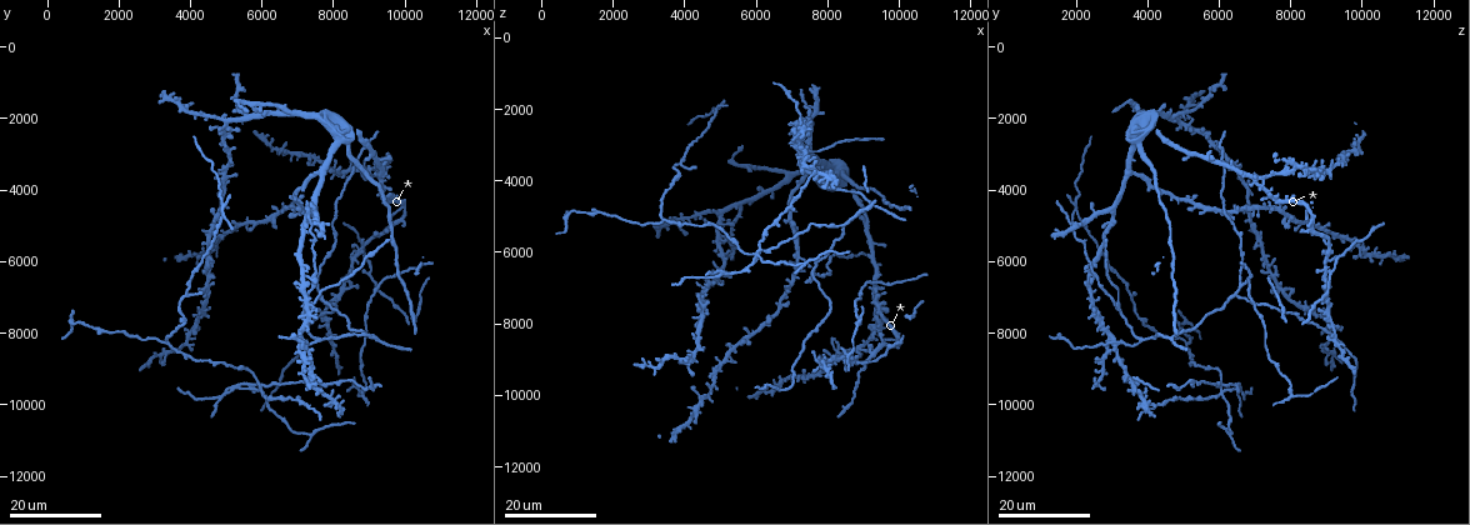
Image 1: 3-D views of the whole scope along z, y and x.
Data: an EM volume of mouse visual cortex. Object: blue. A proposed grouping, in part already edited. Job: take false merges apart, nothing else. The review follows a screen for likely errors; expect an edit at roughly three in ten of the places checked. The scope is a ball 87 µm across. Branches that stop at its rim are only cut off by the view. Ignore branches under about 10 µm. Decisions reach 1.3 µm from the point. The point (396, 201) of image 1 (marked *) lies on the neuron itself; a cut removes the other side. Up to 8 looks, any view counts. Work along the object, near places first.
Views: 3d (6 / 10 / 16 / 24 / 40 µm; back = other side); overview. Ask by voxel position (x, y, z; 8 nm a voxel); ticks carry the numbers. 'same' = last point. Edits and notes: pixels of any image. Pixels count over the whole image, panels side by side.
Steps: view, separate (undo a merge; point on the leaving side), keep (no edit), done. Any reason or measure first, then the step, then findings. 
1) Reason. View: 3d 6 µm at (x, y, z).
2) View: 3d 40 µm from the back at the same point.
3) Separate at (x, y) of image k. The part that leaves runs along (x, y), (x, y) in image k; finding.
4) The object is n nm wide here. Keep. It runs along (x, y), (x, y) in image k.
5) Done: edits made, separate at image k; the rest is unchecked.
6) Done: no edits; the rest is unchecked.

View: 3d 24 µm at (8900, 5800, 9300).

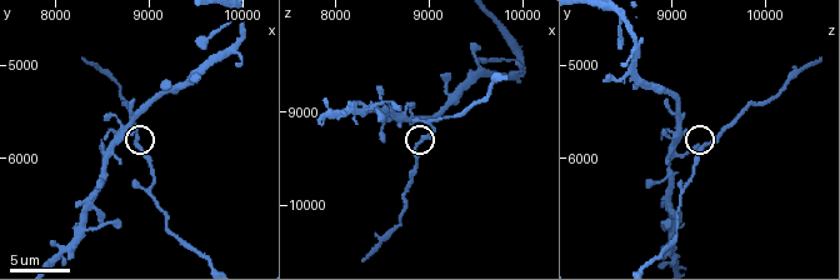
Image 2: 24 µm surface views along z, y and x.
View: 3d 10 µm at (8850, 5850, 9350).

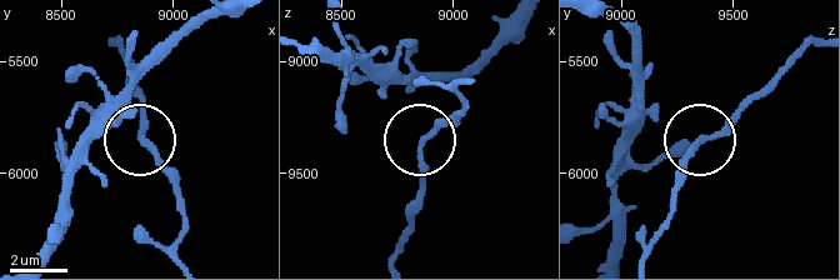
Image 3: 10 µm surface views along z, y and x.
The side arm is 14 µm long. Keep. All the same neuron.

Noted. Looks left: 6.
A fork. View: 3d 24 µm at (3400, 8300, 5100).

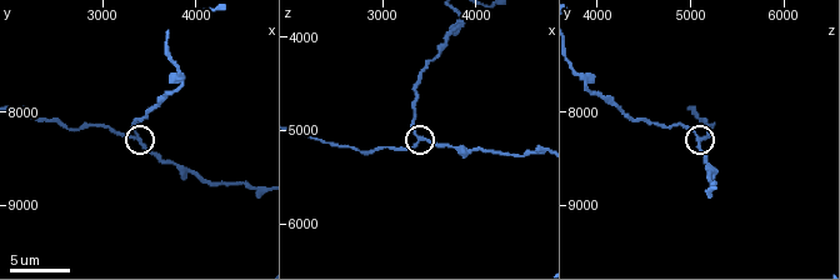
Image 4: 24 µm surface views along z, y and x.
View: 3d 10 µm at (3400, 8300, 5050).

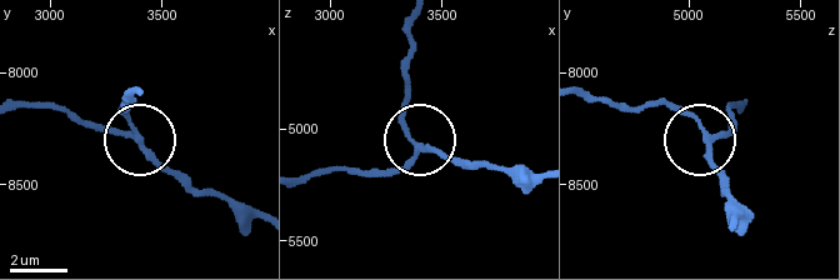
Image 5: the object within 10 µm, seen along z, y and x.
The side arm is 33 µm long. Keep. It runs along (533, 174), (460, 166), (425, 150), (363, 174) in image 5; all the same neuron.

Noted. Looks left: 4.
Narrows sharply. View: 3d 24 µm at (4900, 4400, 1900).

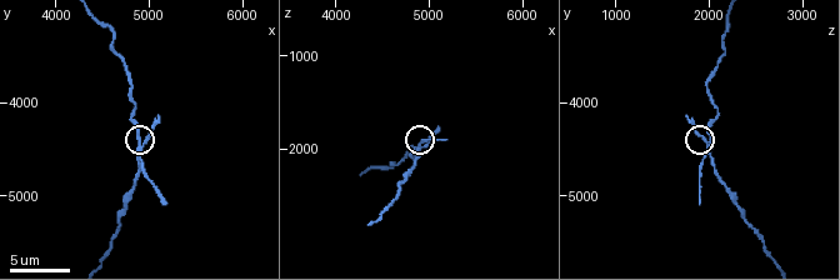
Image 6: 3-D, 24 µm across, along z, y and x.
View: 3d 10 µm at (4900, 4400, 2000).

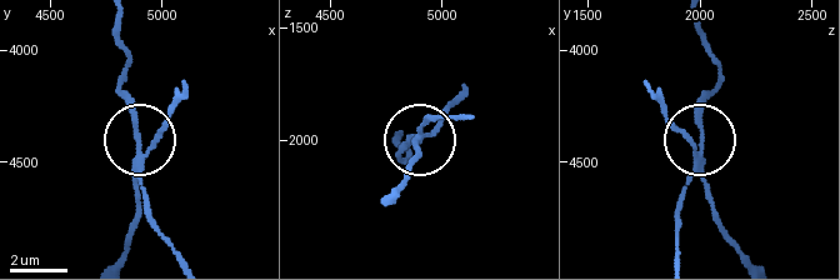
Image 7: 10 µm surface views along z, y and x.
Separate at (136, 123) of image 7. The part that leaves runs along (139, 165), (139, 125), (121, 81), (118, 24) in image 7; a second neuron is stuck on.

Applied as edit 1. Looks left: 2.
Done: edits made, separate at image 7; the rest is unchecked.

